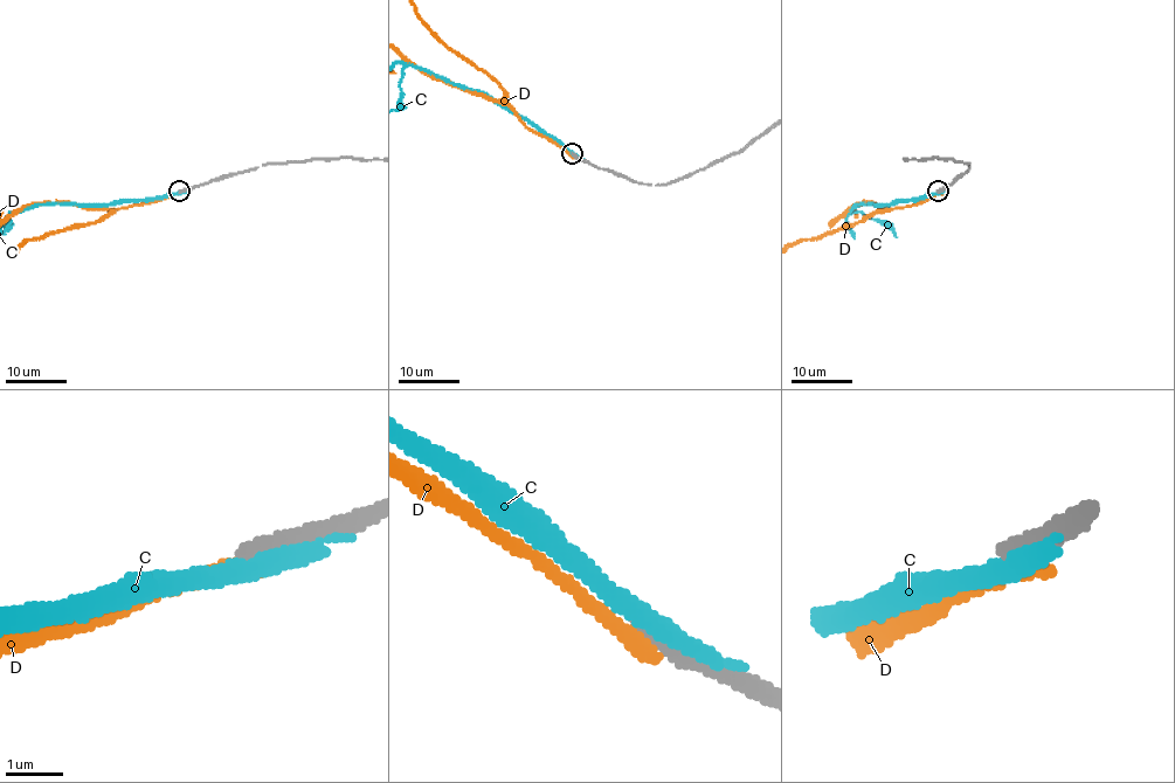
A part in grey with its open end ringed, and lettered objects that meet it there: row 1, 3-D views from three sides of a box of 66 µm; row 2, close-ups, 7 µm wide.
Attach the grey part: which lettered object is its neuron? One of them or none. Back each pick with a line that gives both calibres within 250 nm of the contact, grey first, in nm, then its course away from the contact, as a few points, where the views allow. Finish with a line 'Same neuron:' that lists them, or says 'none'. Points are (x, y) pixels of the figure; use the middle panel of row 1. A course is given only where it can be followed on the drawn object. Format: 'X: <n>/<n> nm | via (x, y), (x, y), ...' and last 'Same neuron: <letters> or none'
Same neuron: none

